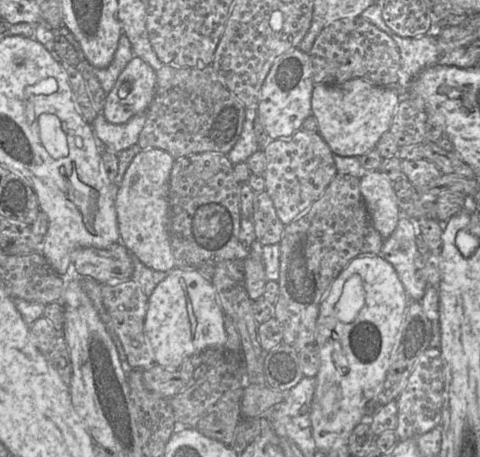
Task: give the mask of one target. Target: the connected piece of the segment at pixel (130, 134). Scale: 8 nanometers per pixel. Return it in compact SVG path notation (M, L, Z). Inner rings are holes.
M146 112L133 116L123 124L112 124L99 113L90 123L95 135L107 146L107 152L120 153L137 144L146 121Z

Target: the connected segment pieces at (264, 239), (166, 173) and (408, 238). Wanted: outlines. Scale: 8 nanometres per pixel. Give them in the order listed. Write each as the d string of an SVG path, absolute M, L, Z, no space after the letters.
M266 191L256 194L253 221L257 241L263 245L280 243L285 225L277 215L273 200Z
M142 149L132 159L115 195L119 242L144 265L163 272L176 267L168 231L169 179L175 160L163 149Z
M401 215L394 232L384 240L380 252L380 256L396 270L410 301L420 301L428 286L423 278L423 256L419 254L416 245L417 230L417 219Z

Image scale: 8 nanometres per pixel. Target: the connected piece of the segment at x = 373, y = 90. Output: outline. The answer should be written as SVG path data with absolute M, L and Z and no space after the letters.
M356 78L342 84L316 84L311 99L312 115L318 122L319 134L333 154L360 157L376 148L379 138L390 130L393 115L402 96L394 87L379 87Z

